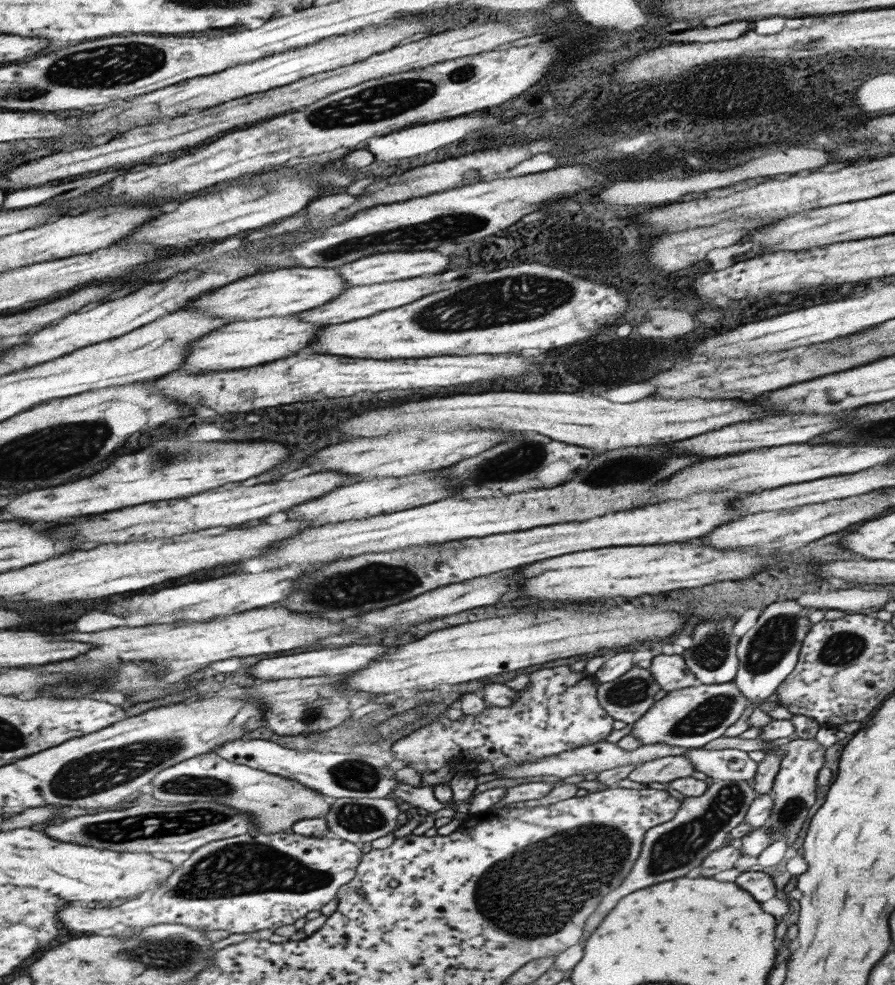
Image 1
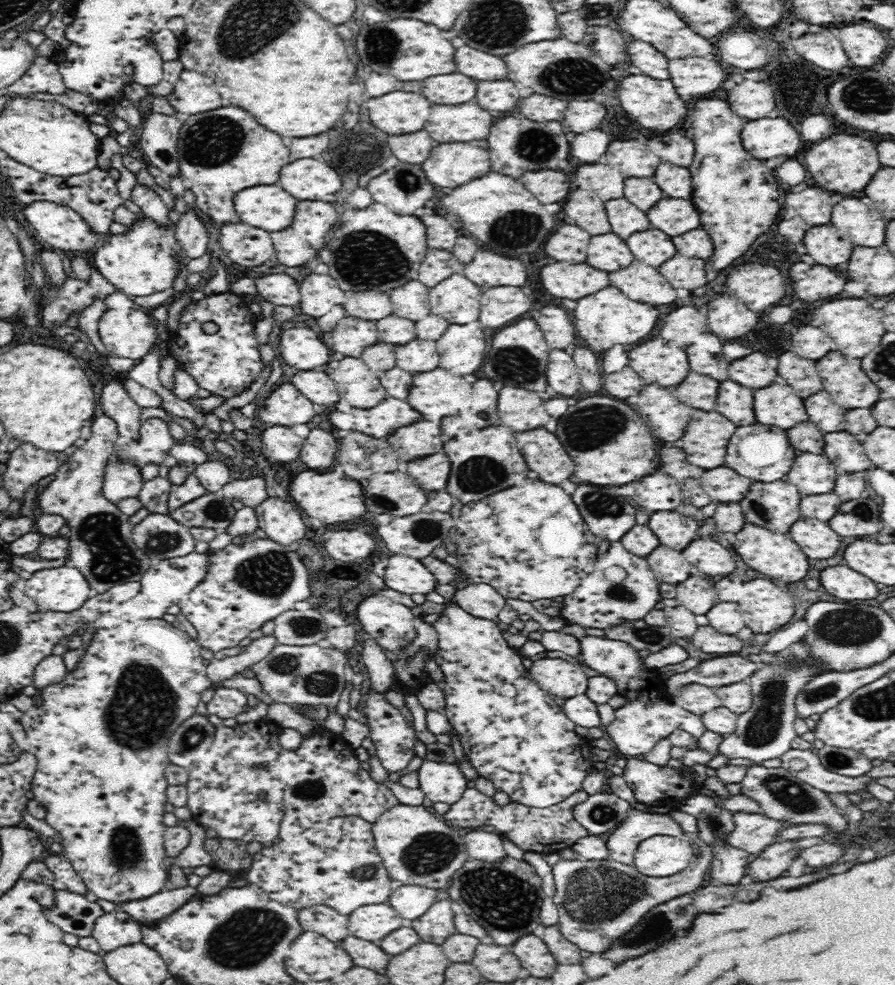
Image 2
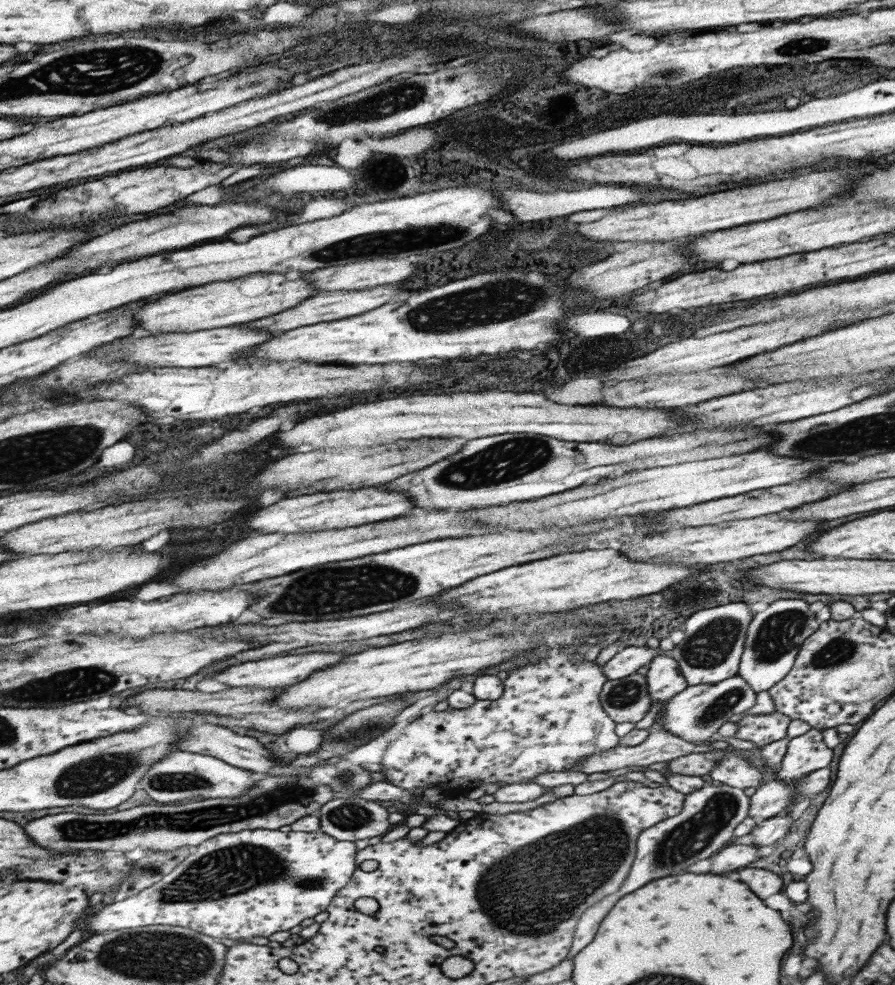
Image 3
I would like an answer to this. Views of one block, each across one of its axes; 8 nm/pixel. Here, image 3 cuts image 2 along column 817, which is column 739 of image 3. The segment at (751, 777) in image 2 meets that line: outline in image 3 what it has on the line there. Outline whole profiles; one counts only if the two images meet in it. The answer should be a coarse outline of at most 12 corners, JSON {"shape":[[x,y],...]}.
{"shape":[[743,789],[684,795],[679,814],[642,830],[615,894],[583,912],[567,958],[589,944],[613,902],[685,874],[748,816]]}

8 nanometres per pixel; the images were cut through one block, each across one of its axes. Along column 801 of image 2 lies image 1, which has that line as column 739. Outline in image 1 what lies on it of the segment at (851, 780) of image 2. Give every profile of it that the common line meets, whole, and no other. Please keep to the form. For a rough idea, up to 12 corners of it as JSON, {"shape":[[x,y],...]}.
{"shape":[[727,750],[684,752],[697,772],[717,781],[754,778],[747,753]]}

